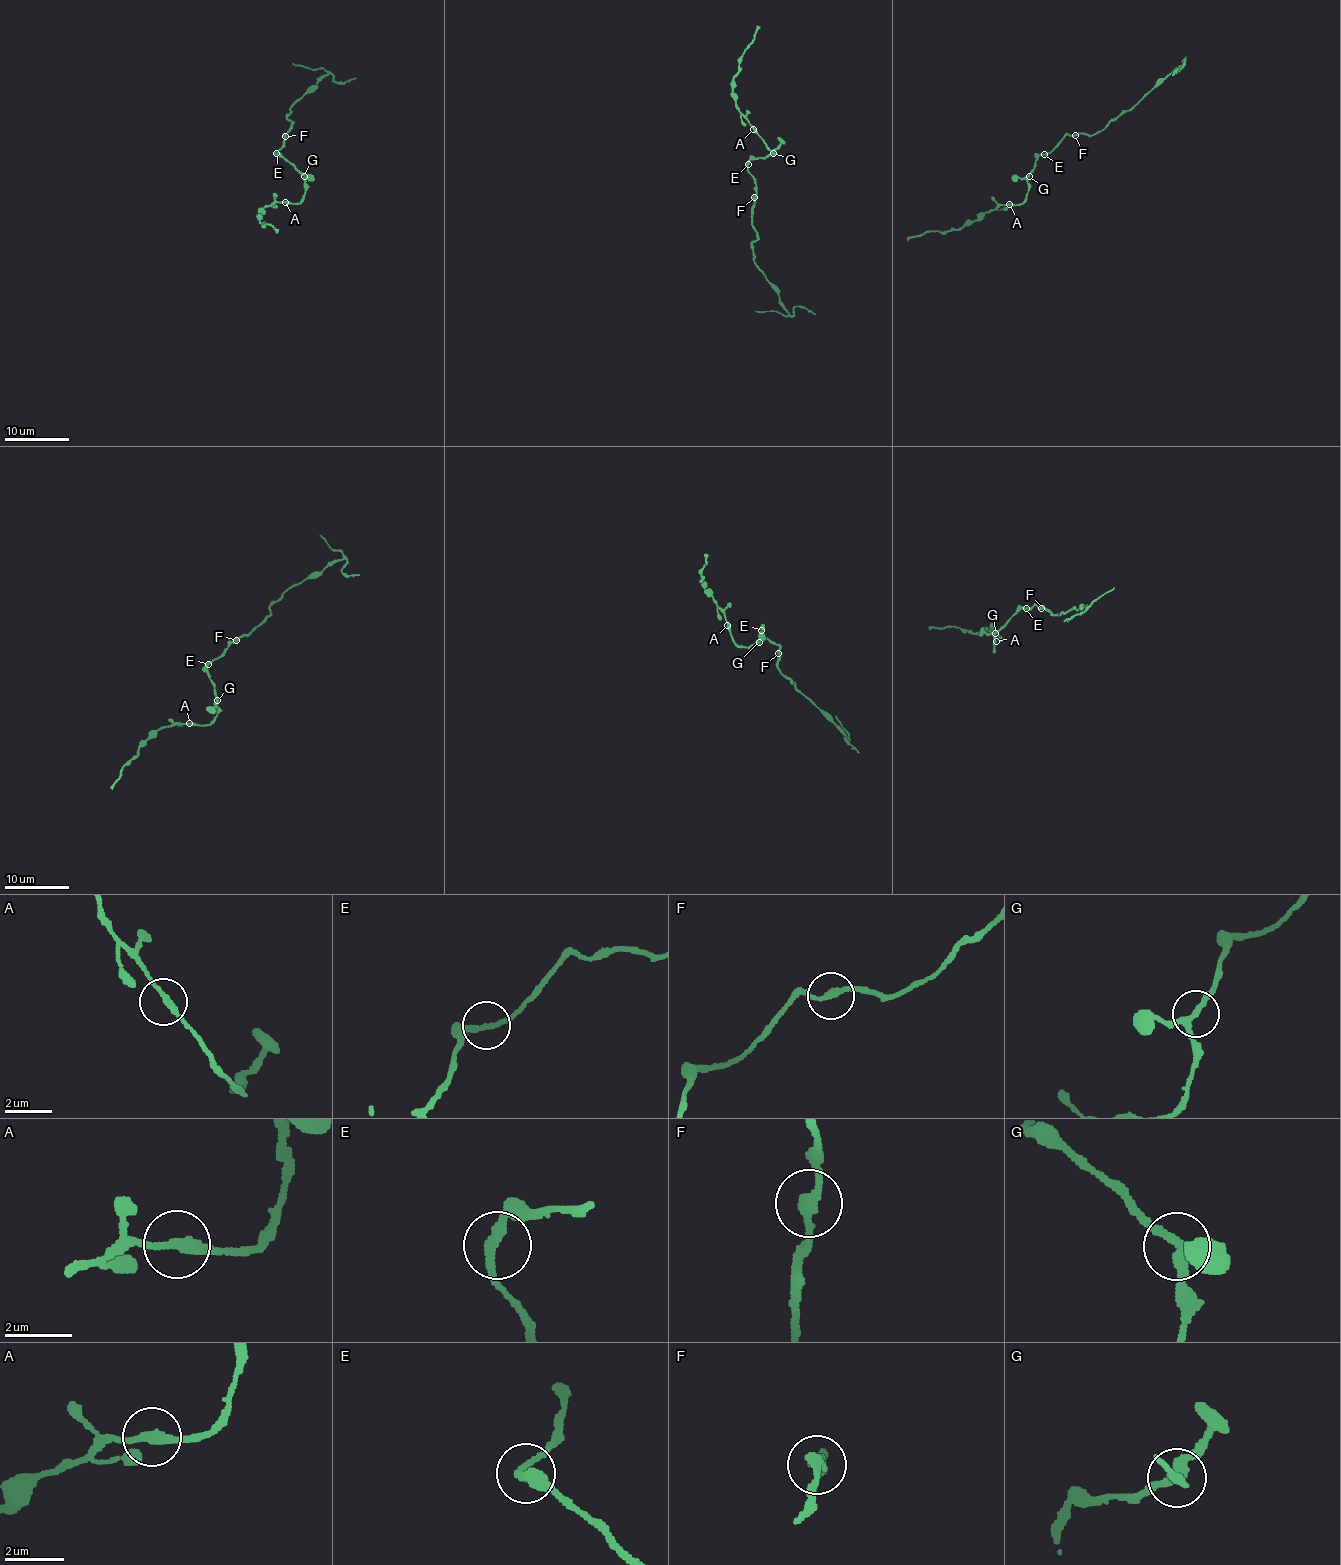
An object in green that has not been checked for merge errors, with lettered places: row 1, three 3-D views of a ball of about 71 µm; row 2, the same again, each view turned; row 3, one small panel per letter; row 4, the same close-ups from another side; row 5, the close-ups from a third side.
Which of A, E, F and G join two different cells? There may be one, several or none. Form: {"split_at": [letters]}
{"split_at": []}

